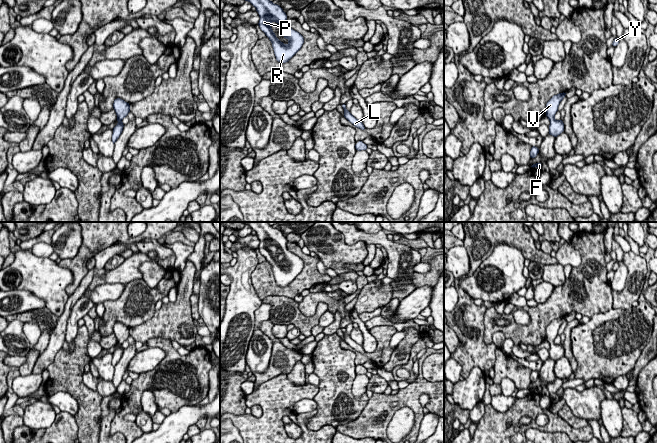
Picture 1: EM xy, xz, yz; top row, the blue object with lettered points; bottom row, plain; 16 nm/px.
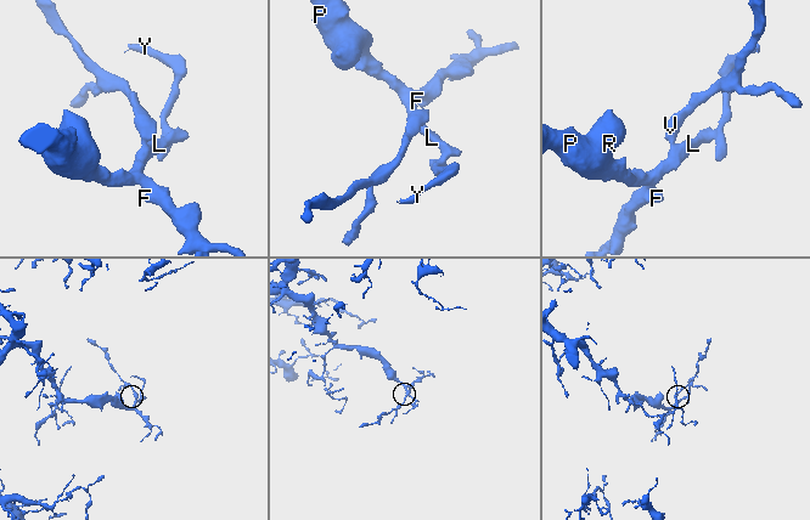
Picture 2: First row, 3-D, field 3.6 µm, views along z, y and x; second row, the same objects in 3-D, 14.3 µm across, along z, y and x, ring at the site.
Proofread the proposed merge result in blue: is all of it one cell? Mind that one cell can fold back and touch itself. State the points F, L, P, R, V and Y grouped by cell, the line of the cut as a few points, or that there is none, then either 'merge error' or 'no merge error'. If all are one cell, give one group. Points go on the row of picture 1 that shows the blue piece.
F L P R V Y; no cut; no merge error

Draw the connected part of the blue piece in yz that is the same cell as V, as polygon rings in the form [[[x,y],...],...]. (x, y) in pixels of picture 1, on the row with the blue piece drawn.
[[[566,92],[554,95],[546,104],[546,116],[550,120],[548,134],[553,135],[554,137],[557,137],[562,132],[564,132],[563,120],[561,119],[555,120],[554,116],[558,111],[559,103],[562,101],[564,97],[566,97],[565,95],[566,95]]]

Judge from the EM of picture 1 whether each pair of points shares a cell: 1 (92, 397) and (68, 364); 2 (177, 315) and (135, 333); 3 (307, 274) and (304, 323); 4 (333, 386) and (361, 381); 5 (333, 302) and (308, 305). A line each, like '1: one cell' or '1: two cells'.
1: one cell
2: one cell
3: two cells
4: two cells
5: one cell

